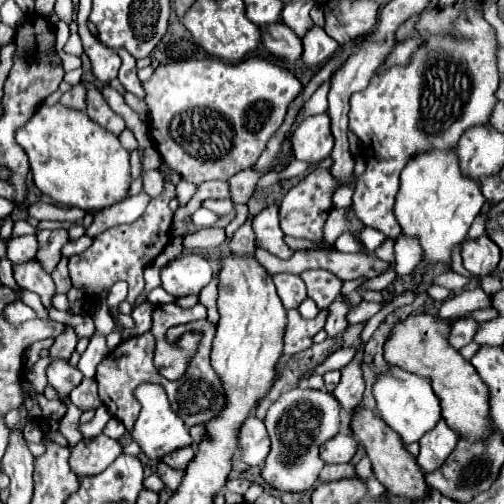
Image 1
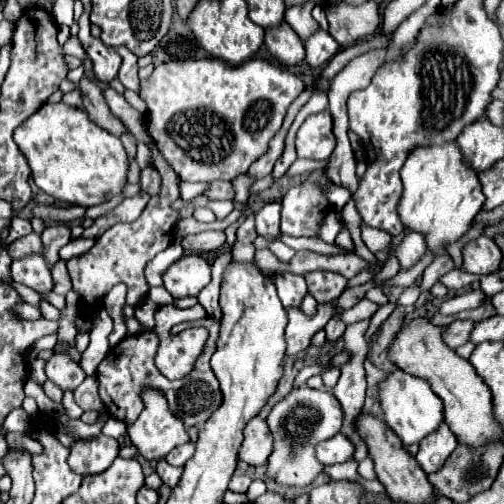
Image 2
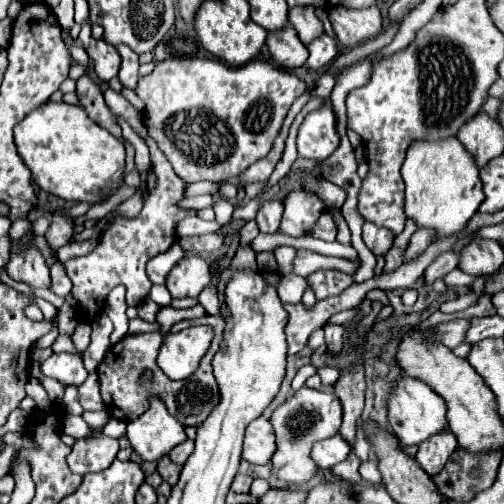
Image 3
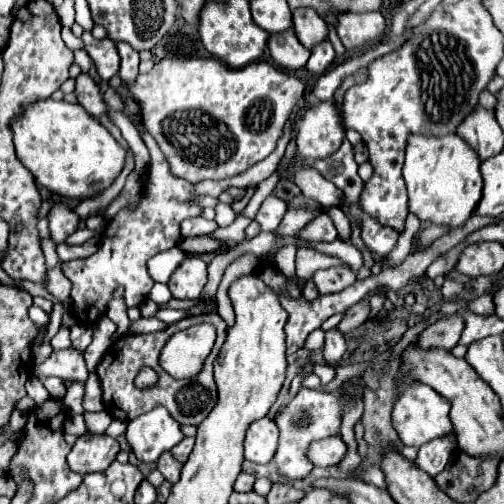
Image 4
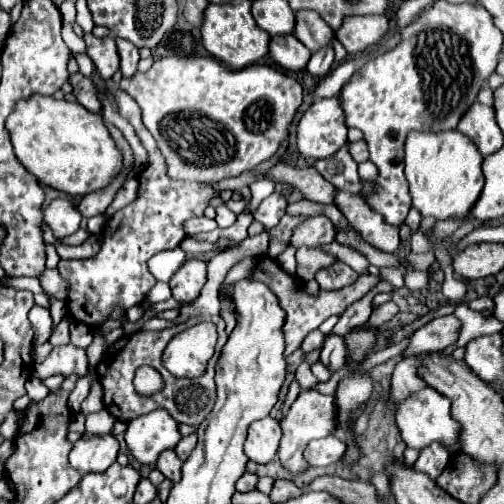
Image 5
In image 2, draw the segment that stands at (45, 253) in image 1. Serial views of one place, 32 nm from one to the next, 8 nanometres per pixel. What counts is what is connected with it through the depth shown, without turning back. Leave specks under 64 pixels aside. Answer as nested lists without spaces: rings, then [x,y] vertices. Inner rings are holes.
[[[64,222],[54,224],[54,226],[50,226],[50,228],[44,230],[44,234],[42,234],[44,254],[42,254],[42,256],[46,258],[48,266],[54,266],[54,264],[58,262],[58,250],[60,250],[64,244],[68,244],[70,240],[72,240],[70,228],[68,228]]]

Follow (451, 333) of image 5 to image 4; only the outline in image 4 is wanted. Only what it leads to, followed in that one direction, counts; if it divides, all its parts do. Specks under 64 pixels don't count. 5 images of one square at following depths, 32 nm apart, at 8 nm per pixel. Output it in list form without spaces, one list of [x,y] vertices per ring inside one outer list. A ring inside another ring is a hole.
[[[450,316],[436,320],[428,328],[424,328],[416,338],[414,346],[420,350],[430,350],[430,348],[454,348],[460,340],[460,334],[464,330],[464,320],[460,316]]]

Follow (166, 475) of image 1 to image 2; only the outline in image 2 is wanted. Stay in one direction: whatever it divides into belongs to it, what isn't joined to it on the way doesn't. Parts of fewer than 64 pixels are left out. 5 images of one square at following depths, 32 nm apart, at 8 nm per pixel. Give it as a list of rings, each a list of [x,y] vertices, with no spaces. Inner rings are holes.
[[[158,460],[158,468],[156,468],[158,476],[162,478],[164,484],[168,484],[170,488],[174,488],[182,476],[182,468],[176,468],[172,464],[168,464],[166,460]]]

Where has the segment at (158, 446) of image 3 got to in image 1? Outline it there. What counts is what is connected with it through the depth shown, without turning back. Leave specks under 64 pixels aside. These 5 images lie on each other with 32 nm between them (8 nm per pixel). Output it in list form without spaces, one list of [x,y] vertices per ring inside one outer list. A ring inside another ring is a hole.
[[[140,384],[136,388],[136,398],[142,404],[142,412],[140,412],[138,420],[136,420],[130,436],[134,438],[134,442],[138,442],[138,446],[140,446],[140,450],[142,450],[144,456],[148,456],[152,460],[160,460],[168,452],[192,444],[188,428],[184,426],[184,422],[180,420],[180,416],[176,416],[172,412],[172,408],[168,404],[168,398],[164,394],[164,388],[156,386],[156,384]]]

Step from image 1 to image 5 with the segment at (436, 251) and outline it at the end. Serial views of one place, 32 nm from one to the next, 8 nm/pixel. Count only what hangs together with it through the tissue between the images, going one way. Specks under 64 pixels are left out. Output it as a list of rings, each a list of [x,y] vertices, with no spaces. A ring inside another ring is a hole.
[[[456,128],[448,132],[410,132],[404,152],[412,206],[418,208],[422,216],[434,216],[436,220],[452,216],[464,218],[484,188],[484,158],[474,140]]]

